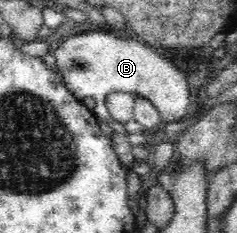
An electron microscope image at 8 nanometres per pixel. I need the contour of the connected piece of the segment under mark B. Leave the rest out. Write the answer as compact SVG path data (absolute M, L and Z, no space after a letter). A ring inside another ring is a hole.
M102 27L94 31L74 32L70 38L65 38L58 46L53 46L52 52L56 57L56 69L62 75L66 89L81 101L85 98L96 100L93 109L95 116L117 132L112 145L126 169L130 169L135 161L133 147L127 140L124 126L114 121L106 111L104 101L110 92L132 92L150 100L159 111L163 125L182 123L192 110L184 72L170 57L166 57L163 50L140 39L122 39L107 27Z

